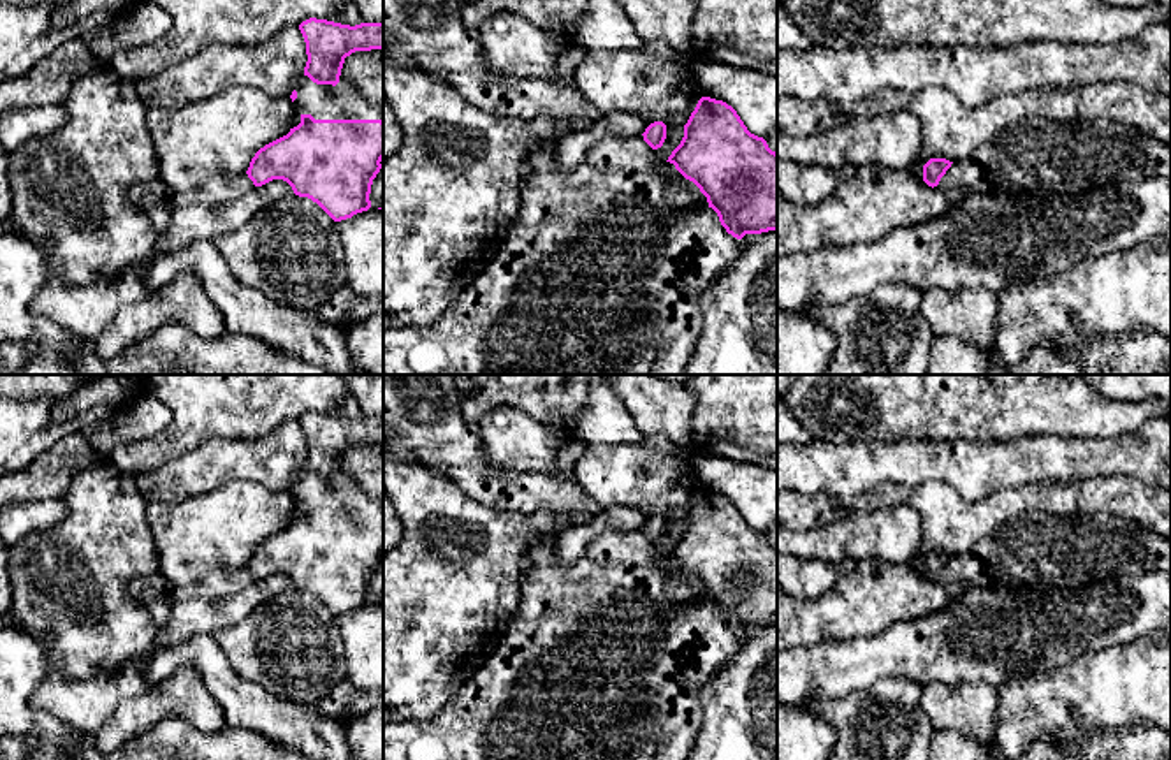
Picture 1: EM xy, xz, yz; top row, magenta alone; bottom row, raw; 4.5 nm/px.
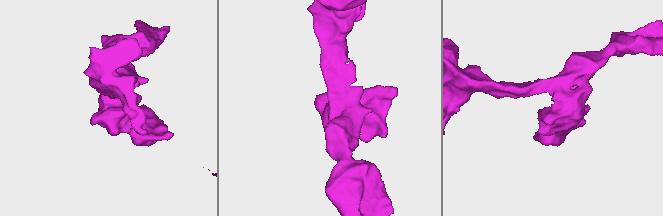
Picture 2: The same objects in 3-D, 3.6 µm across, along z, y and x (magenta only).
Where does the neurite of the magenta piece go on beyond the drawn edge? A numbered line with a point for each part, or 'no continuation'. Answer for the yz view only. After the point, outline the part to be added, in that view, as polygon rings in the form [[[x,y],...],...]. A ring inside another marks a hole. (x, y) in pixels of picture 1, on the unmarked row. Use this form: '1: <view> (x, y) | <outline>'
no continuation

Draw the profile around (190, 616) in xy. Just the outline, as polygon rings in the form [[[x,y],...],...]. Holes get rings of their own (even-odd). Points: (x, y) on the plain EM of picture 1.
[[[273,574],[225,598],[188,598],[171,603],[171,618],[158,626],[156,649],[172,649],[195,633],[213,635],[243,621],[257,605],[283,591],[295,589],[283,574]]]

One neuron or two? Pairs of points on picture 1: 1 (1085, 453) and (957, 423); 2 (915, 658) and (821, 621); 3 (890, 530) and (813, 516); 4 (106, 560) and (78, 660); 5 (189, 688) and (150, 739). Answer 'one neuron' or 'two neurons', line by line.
1: two neurons
2: two neurons
3: two neurons
4: one neuron
5: two neurons

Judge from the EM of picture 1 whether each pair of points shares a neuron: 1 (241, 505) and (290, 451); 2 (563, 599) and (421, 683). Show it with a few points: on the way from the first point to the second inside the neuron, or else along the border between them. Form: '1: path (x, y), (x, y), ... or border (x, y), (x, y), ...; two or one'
1: border (218, 486), (254, 481), (289, 491); two
2: border (523, 597), (500, 644), (479, 667); two

